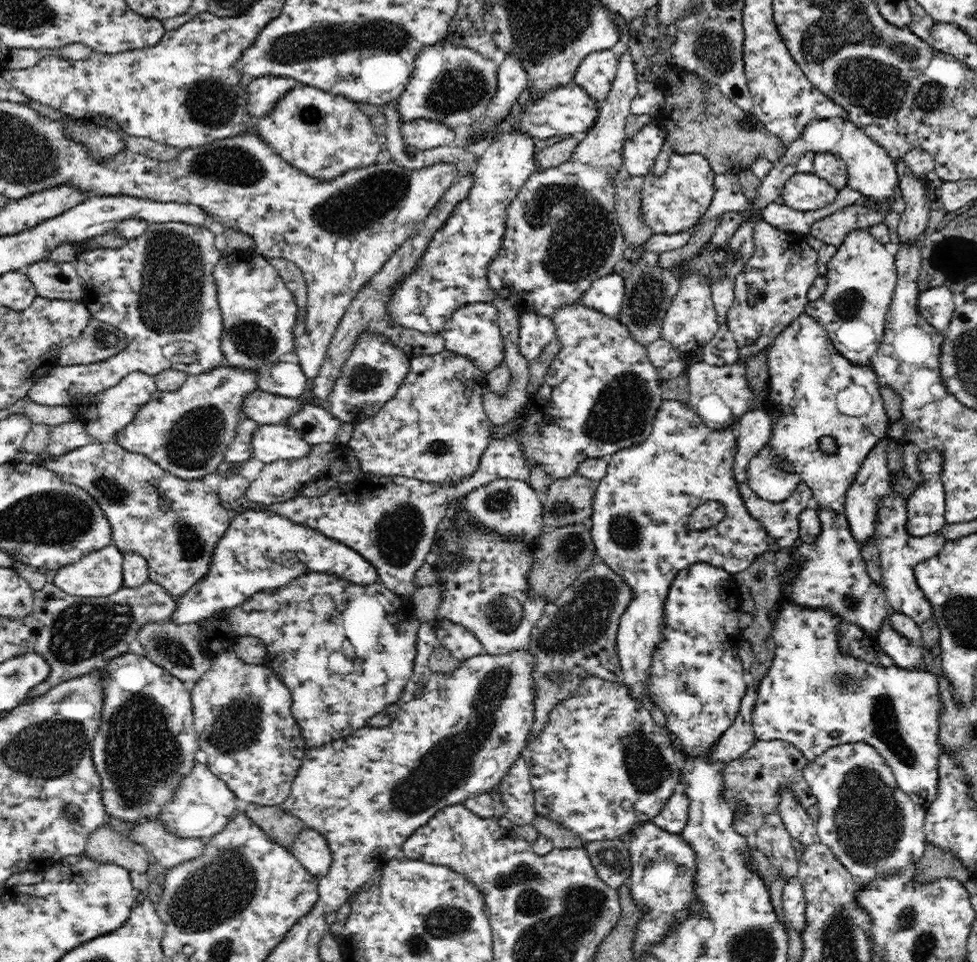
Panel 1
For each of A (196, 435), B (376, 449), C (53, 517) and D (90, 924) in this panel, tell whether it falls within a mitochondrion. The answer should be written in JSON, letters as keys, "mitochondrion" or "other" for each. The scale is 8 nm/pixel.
{"A":"mitochondrion","B":"other","C":"mitochondrion","D":"other"}

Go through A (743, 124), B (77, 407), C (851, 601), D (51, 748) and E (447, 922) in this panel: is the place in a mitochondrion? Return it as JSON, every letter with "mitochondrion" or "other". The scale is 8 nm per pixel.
{"A":"mitochondrion","B":"other","C":"mitochondrion","D":"mitochondrion","E":"mitochondrion"}

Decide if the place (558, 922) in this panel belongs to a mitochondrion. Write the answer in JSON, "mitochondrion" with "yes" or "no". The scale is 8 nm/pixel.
{"mitochondrion":"yes"}

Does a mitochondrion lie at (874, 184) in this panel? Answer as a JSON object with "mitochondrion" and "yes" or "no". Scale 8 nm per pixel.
{"mitochondrion":"no"}

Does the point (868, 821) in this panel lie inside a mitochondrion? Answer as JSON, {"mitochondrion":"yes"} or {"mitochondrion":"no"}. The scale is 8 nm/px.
{"mitochondrion":"yes"}

